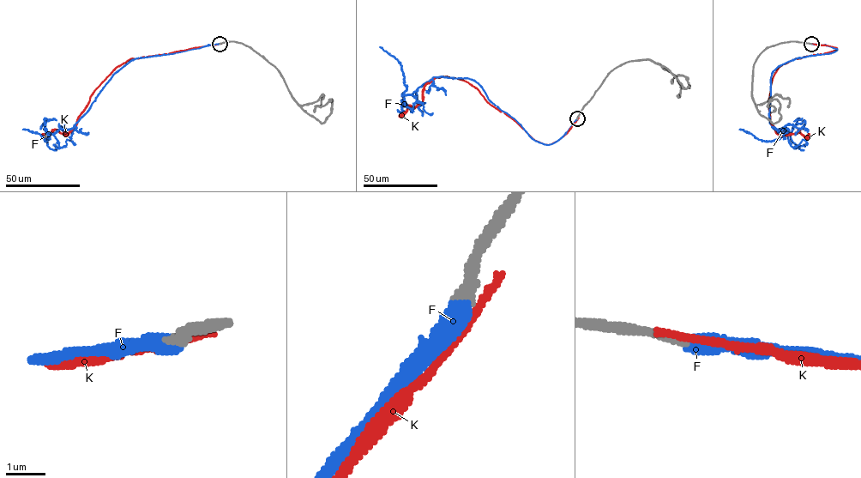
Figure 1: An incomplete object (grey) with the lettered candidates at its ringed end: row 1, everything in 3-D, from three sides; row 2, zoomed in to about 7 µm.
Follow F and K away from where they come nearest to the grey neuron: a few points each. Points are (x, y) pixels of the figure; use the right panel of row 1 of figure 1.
F: (811, 44), (837, 49), (795, 58), (771, 75), (769, 123), (786, 133), (767, 141), (739, 130)
K: (811, 44), (837, 49), (781, 65), (768, 97), (770, 123), (779, 135), (798, 130), (806, 137), (809, 134)

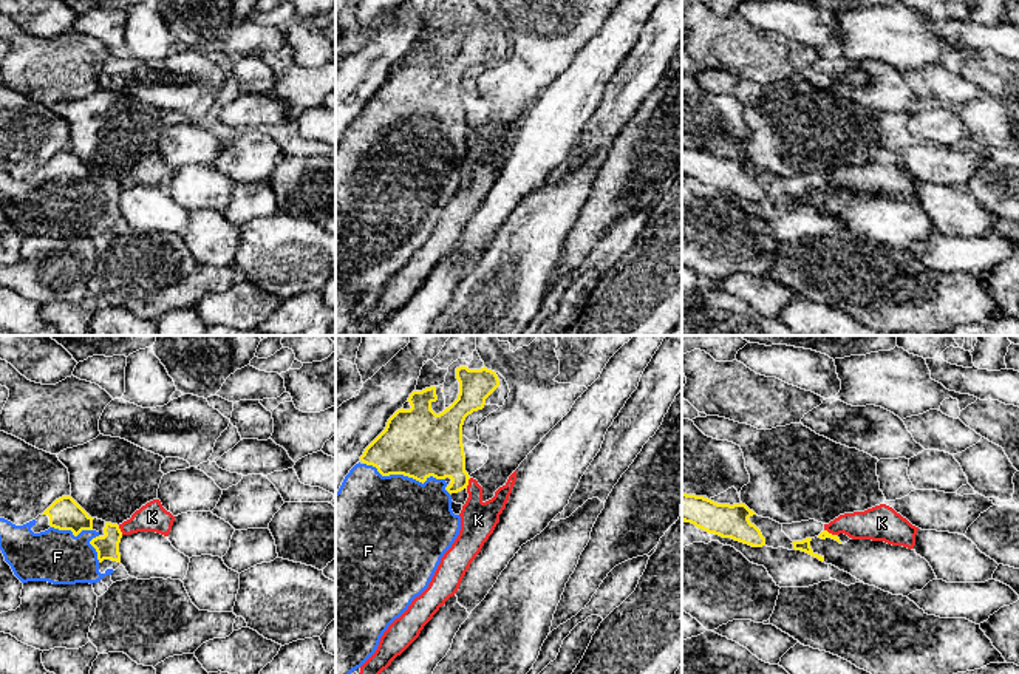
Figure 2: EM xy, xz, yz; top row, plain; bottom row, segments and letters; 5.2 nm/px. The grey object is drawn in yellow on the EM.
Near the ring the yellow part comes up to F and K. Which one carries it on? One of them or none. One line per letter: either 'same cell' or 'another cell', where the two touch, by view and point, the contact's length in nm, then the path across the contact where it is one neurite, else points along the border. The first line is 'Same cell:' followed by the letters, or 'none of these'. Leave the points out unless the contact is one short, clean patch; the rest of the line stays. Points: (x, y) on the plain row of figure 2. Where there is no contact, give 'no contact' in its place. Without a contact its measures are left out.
Same cell: F
F: same cell; meets yellow in xz at (404, 129); contact 440 nm long
K: another cell; meets yellow in xz at (467, 136); contact 60 nm long; border along xz (470, 132), (466, 141)

